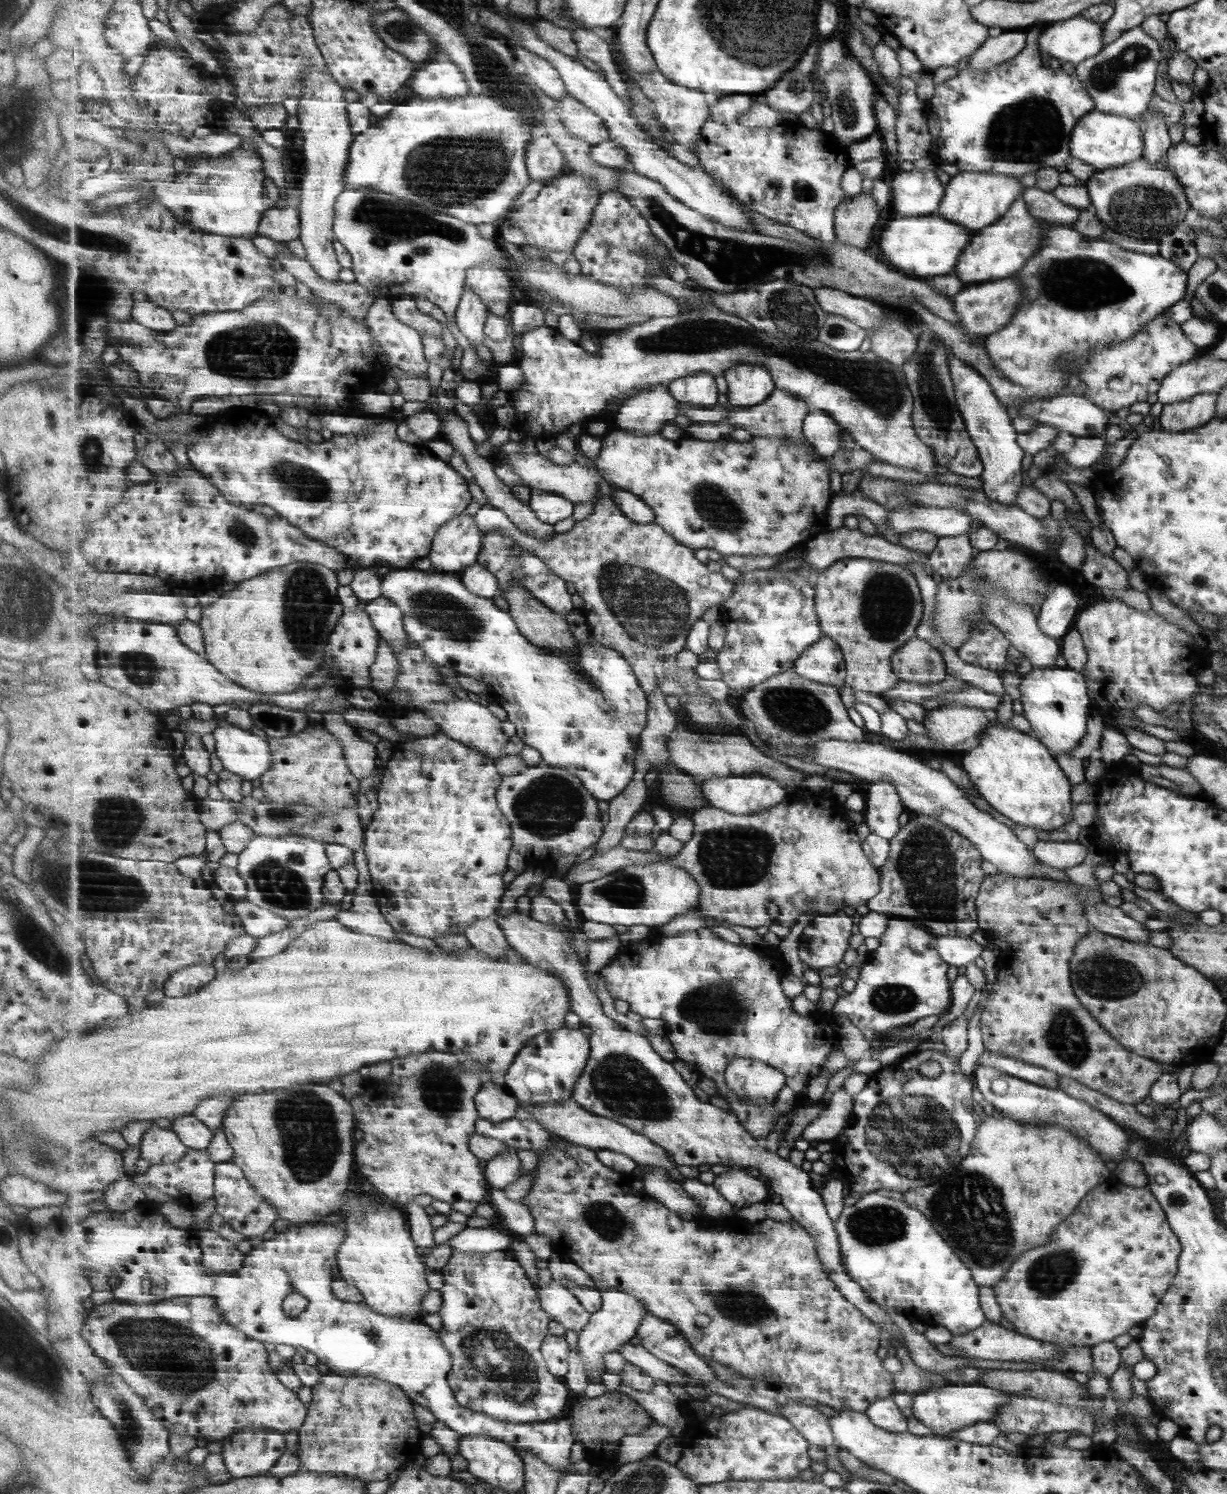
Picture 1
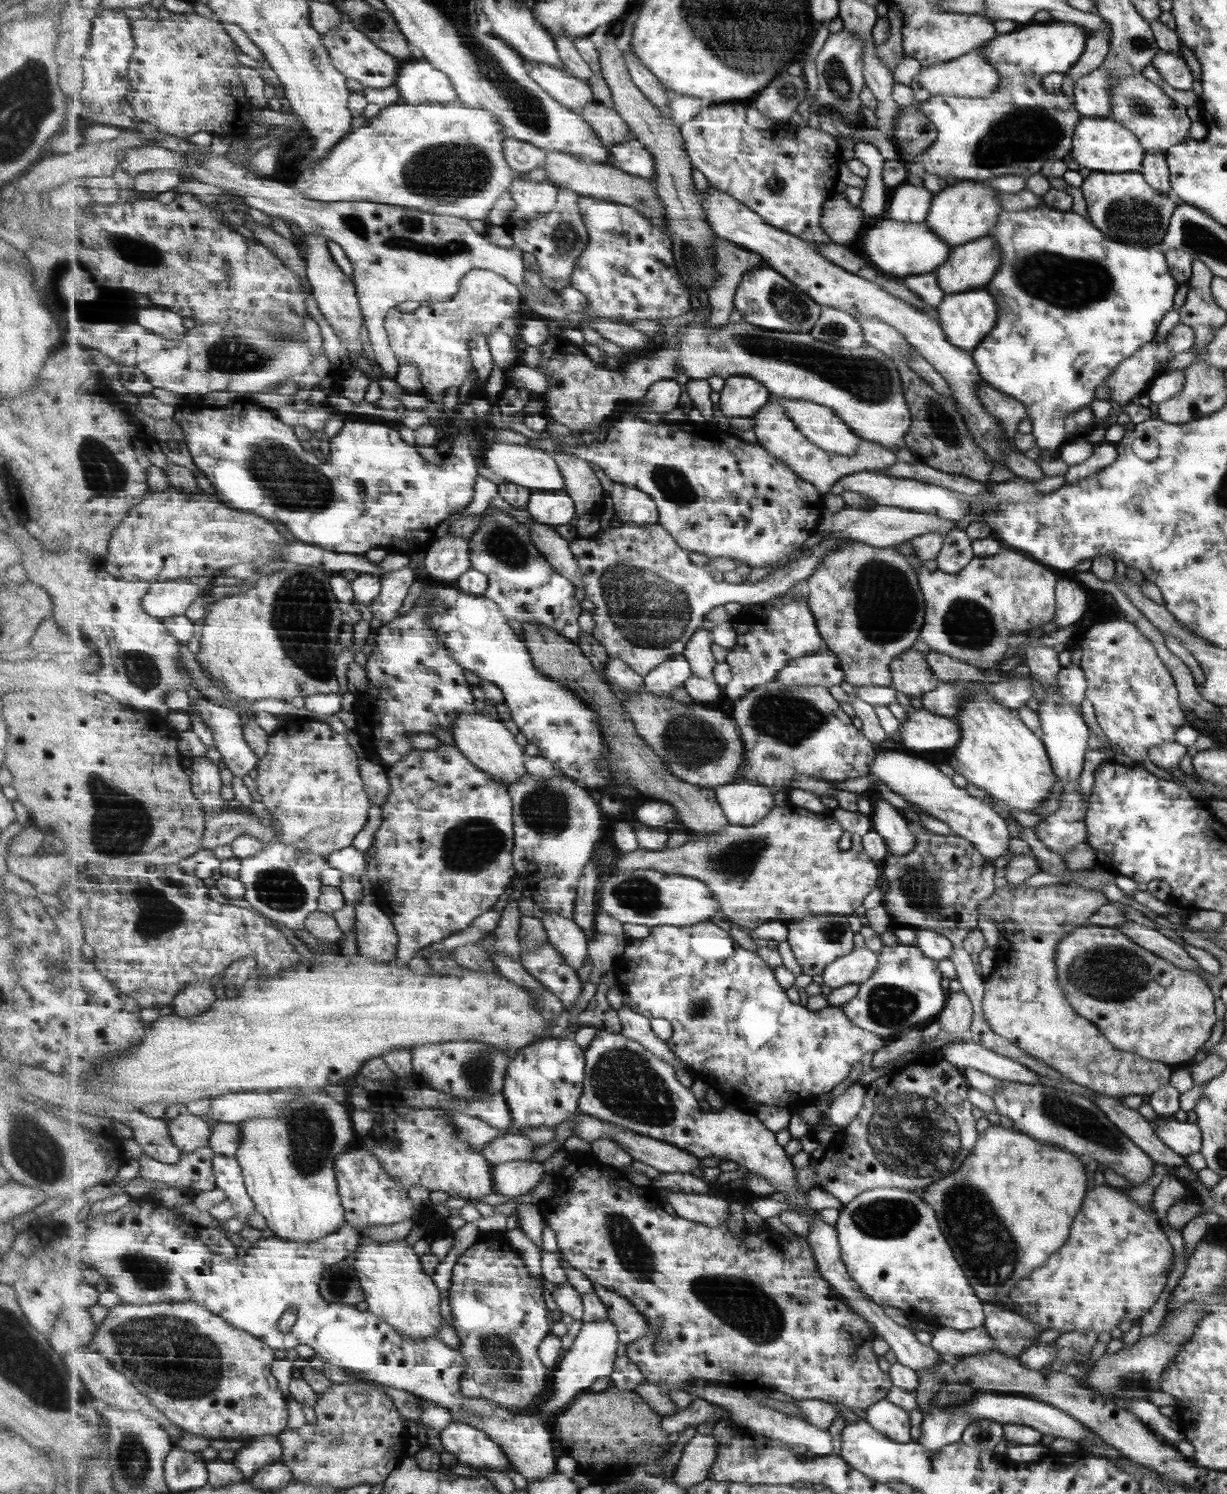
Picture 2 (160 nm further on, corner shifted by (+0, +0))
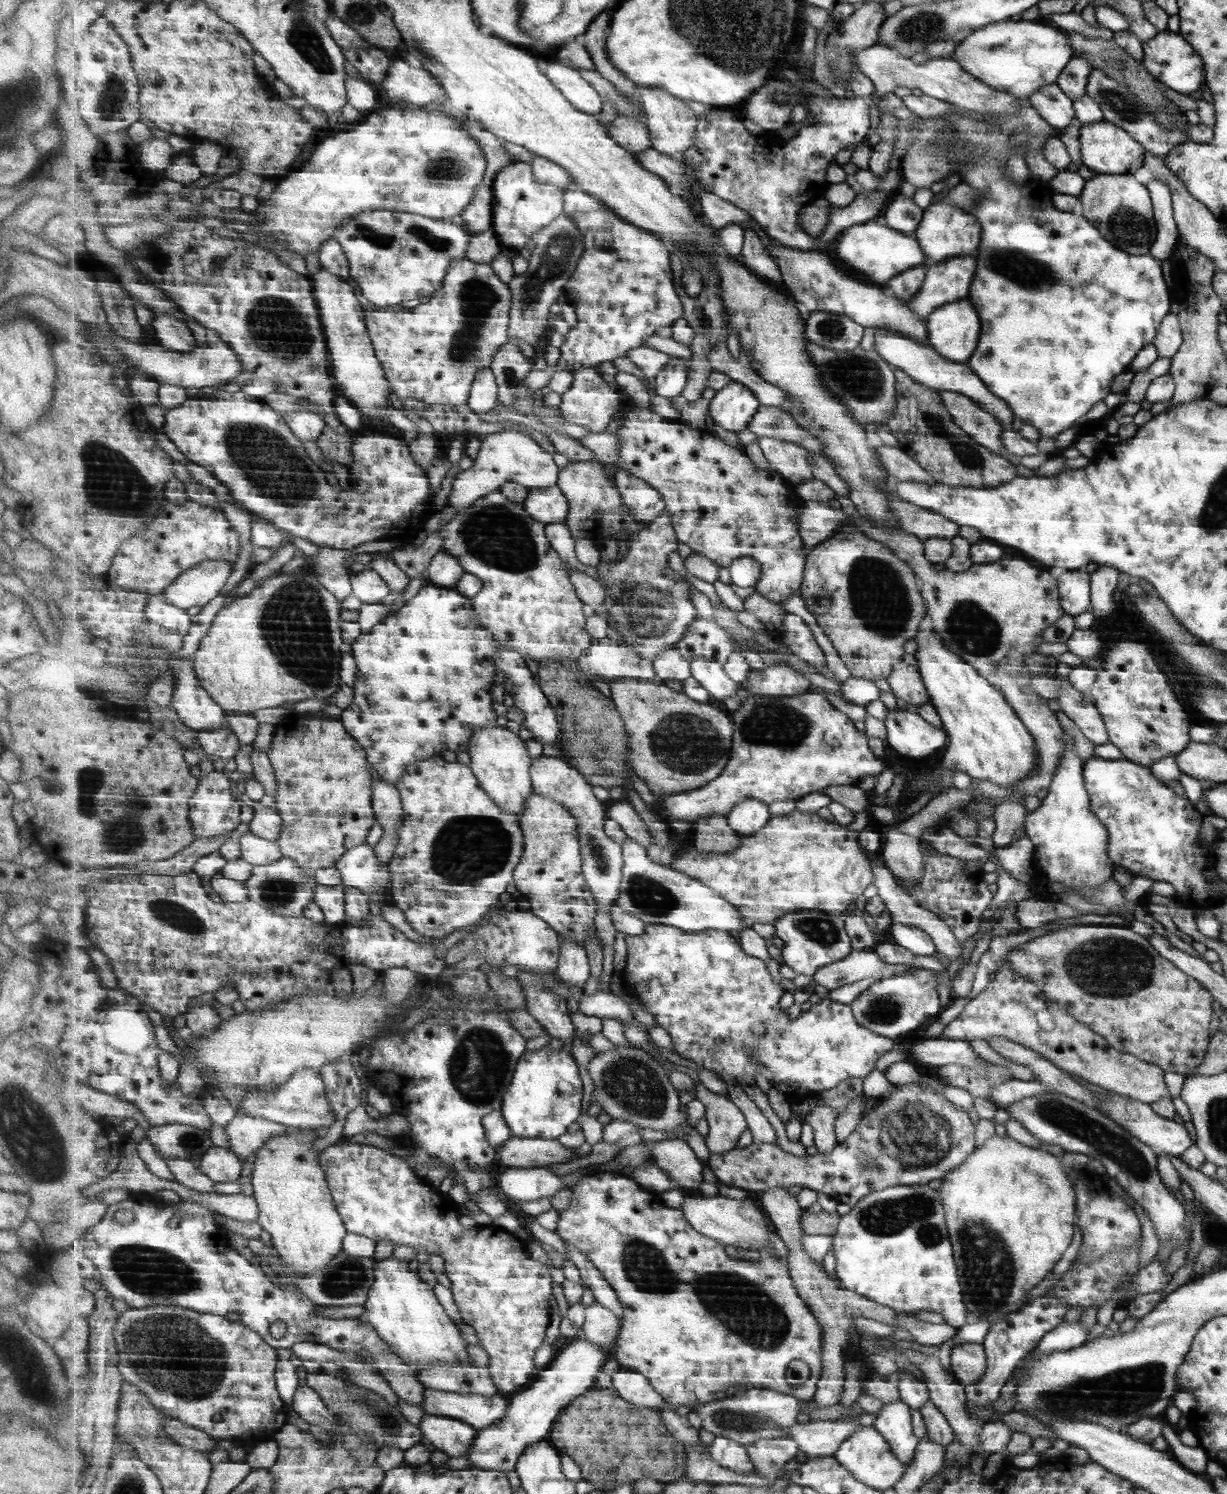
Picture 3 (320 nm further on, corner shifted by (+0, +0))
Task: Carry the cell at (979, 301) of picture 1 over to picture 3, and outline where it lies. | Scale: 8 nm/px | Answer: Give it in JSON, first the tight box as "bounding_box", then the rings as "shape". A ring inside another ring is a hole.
{"bounding_box":[924,298,980,364],"shape":[[[965,298],[939,306],[928,314],[924,323],[927,326],[928,345],[945,361],[966,364],[972,357],[980,336],[980,318],[972,302]]]}

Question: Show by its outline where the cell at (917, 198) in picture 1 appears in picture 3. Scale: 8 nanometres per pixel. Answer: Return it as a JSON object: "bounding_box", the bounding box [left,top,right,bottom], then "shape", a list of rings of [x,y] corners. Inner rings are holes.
{"bounding_box":[881,192,923,235],"shape":[[[897,192],[893,200],[885,204],[881,215],[885,218],[887,227],[901,234],[913,235],[920,224],[923,210],[911,198]]]}

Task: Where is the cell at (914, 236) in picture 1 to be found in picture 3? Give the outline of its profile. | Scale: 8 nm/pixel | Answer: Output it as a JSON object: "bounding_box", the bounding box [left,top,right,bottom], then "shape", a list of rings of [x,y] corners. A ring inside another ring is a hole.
{"bounding_box":[834,221,924,284],"shape":[[[873,221],[845,228],[837,238],[834,258],[845,269],[863,274],[865,278],[873,280],[875,284],[887,282],[889,278],[903,273],[904,270],[924,264],[924,254],[913,235],[901,234]]]}

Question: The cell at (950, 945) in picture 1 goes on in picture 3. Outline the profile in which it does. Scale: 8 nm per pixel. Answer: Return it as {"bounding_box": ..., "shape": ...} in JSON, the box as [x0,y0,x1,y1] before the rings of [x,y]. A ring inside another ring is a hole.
{"bounding_box":[884,922,935,956],"shape":[[[891,922],[884,932],[884,936],[895,945],[903,946],[911,954],[931,956],[935,952],[934,944],[928,934],[911,925]]]}

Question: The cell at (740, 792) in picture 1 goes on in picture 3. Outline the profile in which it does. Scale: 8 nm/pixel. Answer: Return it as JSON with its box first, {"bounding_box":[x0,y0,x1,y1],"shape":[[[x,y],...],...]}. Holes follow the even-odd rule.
{"bounding_box":[728,798,771,838],"shape":[[[750,798],[750,800],[735,805],[732,813],[728,816],[728,823],[741,838],[749,838],[763,830],[771,817],[768,804]]]}

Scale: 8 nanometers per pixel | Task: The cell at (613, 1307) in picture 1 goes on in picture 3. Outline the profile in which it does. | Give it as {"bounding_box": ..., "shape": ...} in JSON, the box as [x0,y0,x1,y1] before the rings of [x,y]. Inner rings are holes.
{"bounding_box":[466,1337,610,1472],"shape":[[[582,1337],[573,1340],[555,1358],[549,1368],[539,1370],[537,1380],[527,1390],[514,1394],[508,1402],[508,1411],[500,1421],[479,1429],[476,1439],[472,1442],[471,1450],[466,1458],[472,1467],[501,1472],[515,1471],[521,1456],[525,1454],[529,1445],[548,1440],[555,1421],[560,1417],[573,1400],[581,1394],[589,1392],[595,1386],[597,1374],[603,1370],[610,1354],[593,1345]]]}

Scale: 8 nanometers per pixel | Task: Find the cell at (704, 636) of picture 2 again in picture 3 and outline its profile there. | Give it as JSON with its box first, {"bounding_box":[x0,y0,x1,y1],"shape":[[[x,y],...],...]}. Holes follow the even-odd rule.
{"bounding_box":[691,656,740,702],"shape":[[[700,656],[691,662],[692,675],[711,693],[714,699],[724,702],[736,695],[740,683],[735,682],[721,663]]]}

